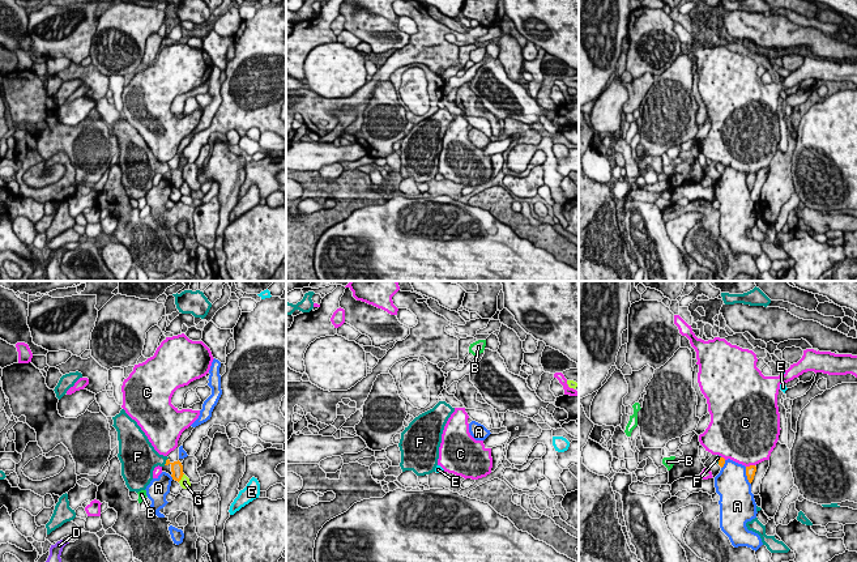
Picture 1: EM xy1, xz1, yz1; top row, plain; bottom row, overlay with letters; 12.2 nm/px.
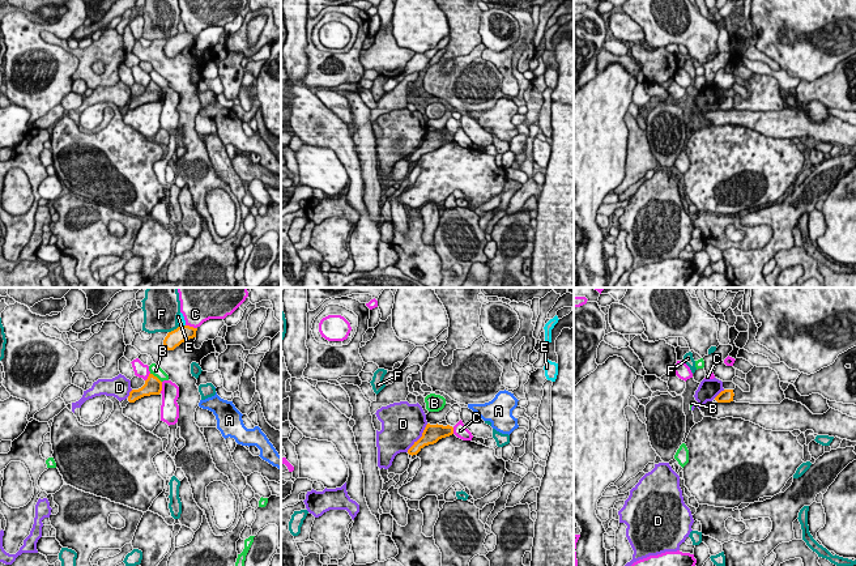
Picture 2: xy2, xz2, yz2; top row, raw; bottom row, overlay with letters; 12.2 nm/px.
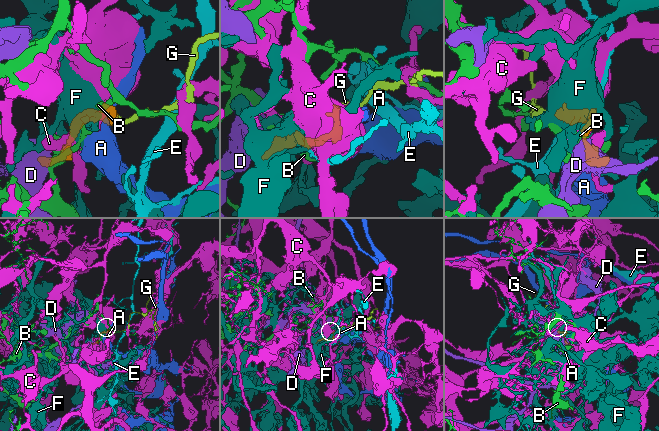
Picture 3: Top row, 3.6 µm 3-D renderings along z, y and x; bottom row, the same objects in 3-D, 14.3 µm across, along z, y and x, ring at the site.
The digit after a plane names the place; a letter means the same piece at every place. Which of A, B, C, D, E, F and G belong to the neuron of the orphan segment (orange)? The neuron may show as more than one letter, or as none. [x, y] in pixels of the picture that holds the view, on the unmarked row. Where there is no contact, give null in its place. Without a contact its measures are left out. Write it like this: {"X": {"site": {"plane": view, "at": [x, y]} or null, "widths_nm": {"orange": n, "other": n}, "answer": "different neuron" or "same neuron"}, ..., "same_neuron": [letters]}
{"A": {"site": {"plane": "yz1", "at": [746, 182]}, "widths_nm": {"orange": 130, "other": 400}, "answer": "different neuron"}, "B": {"site": {"plane": "xy2", "at": [156, 84]}, "widths_nm": {"orange": 220, "other": 130}, "answer": "different neuron"}, "C": {"site": {"plane": "xy2", "at": [191, 34]}, "widths_nm": {"orange": 200, "other": 380}, "answer": "different neuron"}, "D": {"site": {"plane": "xz2", "at": [420, 145]}, "widths_nm": {"orange": 220, "other": 480}, "answer": "different neuron"}, "E": {"site": {"plane": "xy2", "at": [182, 33]}, "widths_nm": {"orange": 200, "other": 100}, "answer": "different neuron"}, "F": {"site": {"plane": "xy2", "at": [174, 37]}, "widths_nm": {"orange": 200, "other": 420}, "answer": "same neuron"}, "G": {"site": {"plane": "xy1", "at": [182, 183]}, "widths_nm": {"orange": 160, "other": 130}, "answer": "different neuron"}, "same_neuron": ["F"]}

